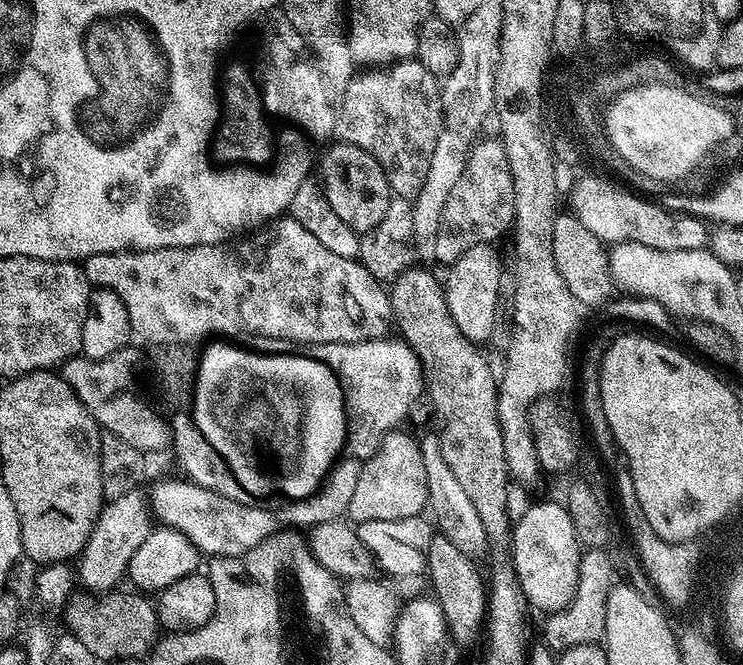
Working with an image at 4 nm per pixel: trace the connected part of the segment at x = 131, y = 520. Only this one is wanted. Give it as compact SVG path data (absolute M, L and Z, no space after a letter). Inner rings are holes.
M137 488L130 490L124 496L116 498L111 501L107 501L101 508L99 518L96 519L94 530L91 532L90 538L87 540L87 544L81 552L78 563L80 563L80 576L78 572L78 578L84 582L89 591L97 593L105 593L111 591L111 588L120 578L125 577L128 569L128 562L133 557L135 550L138 550L138 546L142 544L149 536L152 529L152 516L148 507L148 500L143 489Z

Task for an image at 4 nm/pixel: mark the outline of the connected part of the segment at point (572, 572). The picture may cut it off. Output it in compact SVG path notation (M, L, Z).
M540 502L532 505L525 510L514 528L510 556L523 592L531 605L536 606L540 600L546 614L565 609L573 600L579 580L581 555L582 546L570 511L562 502Z

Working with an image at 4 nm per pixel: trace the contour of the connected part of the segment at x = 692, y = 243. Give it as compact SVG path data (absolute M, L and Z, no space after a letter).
M584 176L572 188L570 212L583 226L603 242L634 240L635 245L654 246L660 250L690 250L709 243L710 228L698 217L659 208L600 176Z

